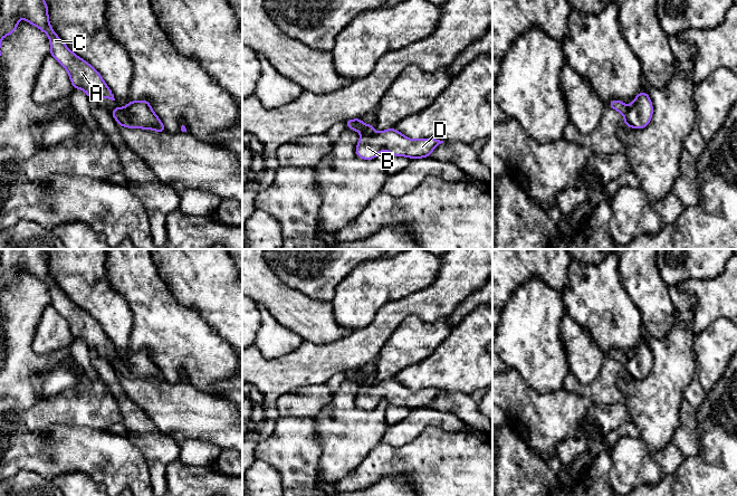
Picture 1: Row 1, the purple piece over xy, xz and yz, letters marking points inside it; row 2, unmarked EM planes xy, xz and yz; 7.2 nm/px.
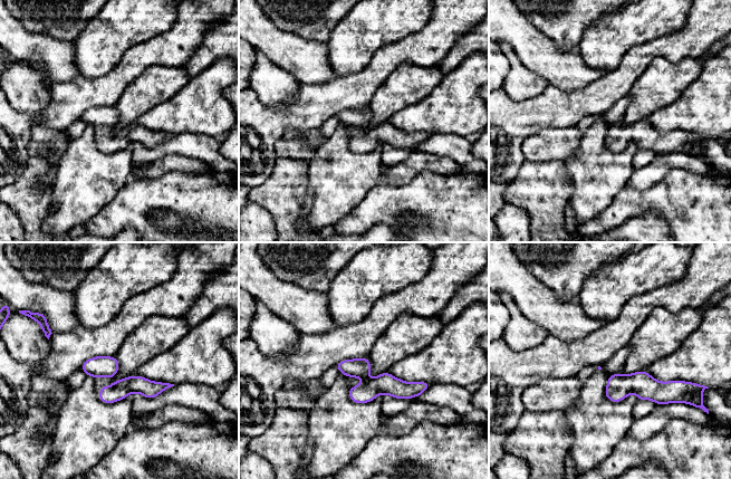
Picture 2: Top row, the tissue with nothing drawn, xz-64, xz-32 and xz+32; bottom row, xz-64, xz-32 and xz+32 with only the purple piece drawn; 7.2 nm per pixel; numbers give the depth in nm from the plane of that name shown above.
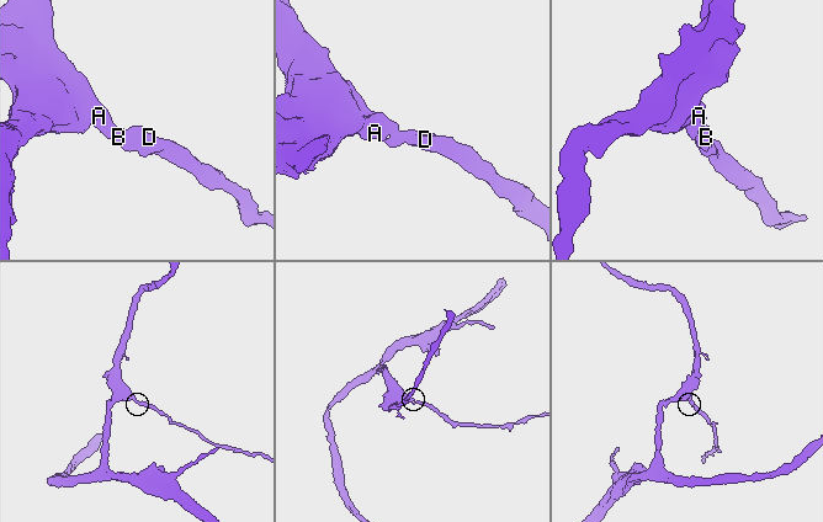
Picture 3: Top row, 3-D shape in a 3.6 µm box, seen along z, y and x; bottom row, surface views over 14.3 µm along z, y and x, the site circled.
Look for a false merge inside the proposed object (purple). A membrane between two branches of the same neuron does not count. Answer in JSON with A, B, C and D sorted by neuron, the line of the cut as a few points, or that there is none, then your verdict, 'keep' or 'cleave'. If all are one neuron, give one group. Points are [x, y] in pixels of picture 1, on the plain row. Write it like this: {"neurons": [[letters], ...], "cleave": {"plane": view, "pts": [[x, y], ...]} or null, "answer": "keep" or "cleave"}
{"neurons": [["A", "B", "C", "D"]], "cleave": null, "answer": "keep"}

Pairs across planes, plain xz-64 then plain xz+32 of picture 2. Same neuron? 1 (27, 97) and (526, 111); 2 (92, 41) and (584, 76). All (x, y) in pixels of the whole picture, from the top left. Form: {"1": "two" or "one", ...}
{"1": "two", "2": "two"}

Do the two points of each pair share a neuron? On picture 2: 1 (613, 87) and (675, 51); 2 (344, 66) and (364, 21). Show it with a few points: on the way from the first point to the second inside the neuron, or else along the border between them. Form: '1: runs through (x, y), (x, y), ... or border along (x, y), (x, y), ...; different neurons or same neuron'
1: runs through (628, 70), (641, 54), (659, 49); same neuron
2: runs through (347, 55), (353, 41), (362, 32); same neuron

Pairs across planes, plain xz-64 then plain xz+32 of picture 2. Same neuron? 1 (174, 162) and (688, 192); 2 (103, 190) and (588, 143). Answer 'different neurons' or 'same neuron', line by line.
1: different neurons
2: same neuron

